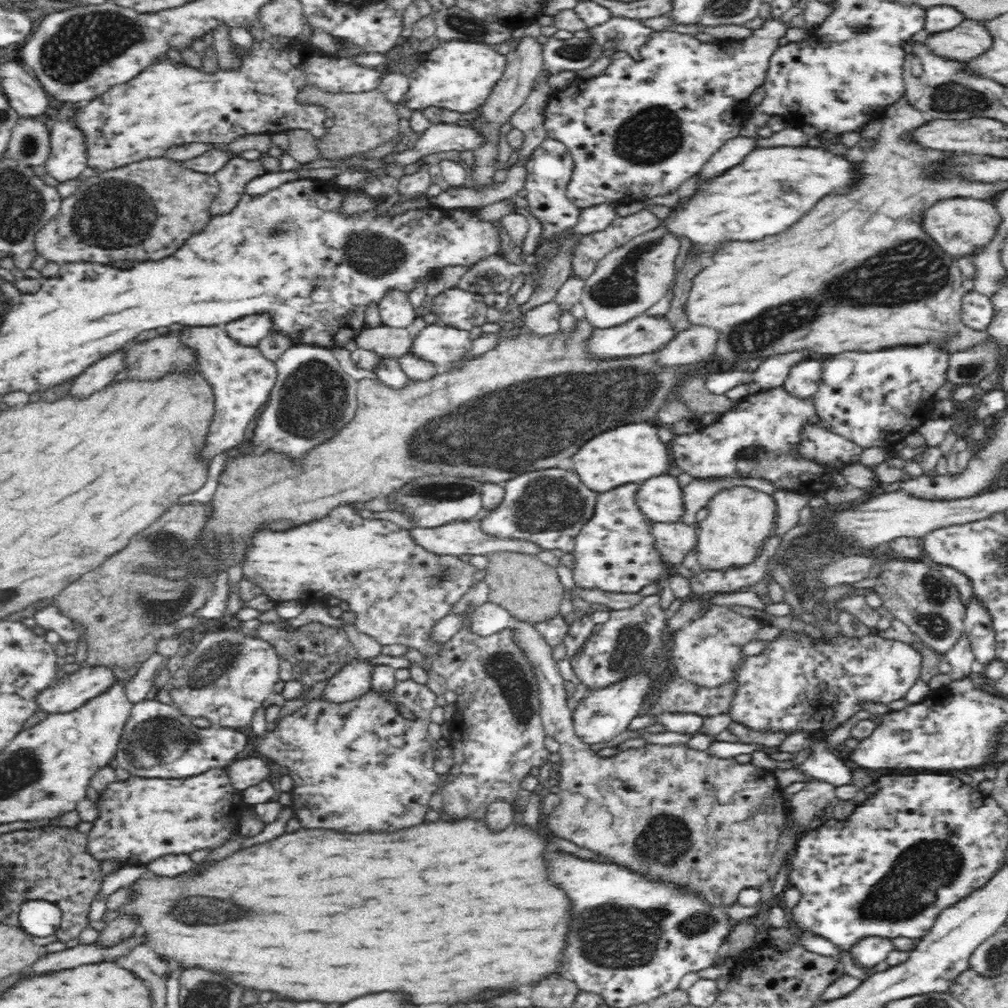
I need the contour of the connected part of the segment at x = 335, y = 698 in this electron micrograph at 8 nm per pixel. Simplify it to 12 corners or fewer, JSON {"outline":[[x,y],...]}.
{"outline":[[358,657],[336,668],[322,692],[334,705],[372,688],[373,668]]}

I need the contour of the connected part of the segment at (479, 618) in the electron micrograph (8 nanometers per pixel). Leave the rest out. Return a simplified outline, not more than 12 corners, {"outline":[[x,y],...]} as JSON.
{"outline":[[488,601],[474,612],[469,629],[490,636],[508,628],[510,613]]}

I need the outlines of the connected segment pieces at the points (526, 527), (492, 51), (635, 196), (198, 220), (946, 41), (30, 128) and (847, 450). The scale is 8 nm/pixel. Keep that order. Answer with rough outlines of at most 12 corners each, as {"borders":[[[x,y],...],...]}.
{"borders":[[[574,469],[504,484],[486,533],[575,550],[597,492]],[[441,41],[407,71],[401,106],[479,110],[507,55]],[[788,25],[655,31],[544,107],[579,208],[676,192]],[[164,156],[87,178],[36,236],[62,264],[172,255],[215,174]],[[964,20],[924,42],[936,55],[962,62],[994,48],[986,24]],[[21,117],[5,154],[43,166],[49,156],[47,119]],[[806,426],[800,455],[856,462],[863,448],[846,437]]]}

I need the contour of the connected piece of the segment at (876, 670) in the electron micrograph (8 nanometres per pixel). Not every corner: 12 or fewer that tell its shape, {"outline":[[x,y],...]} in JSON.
{"outline":[[781,630],[731,718],[822,736],[921,680],[912,645]]}

